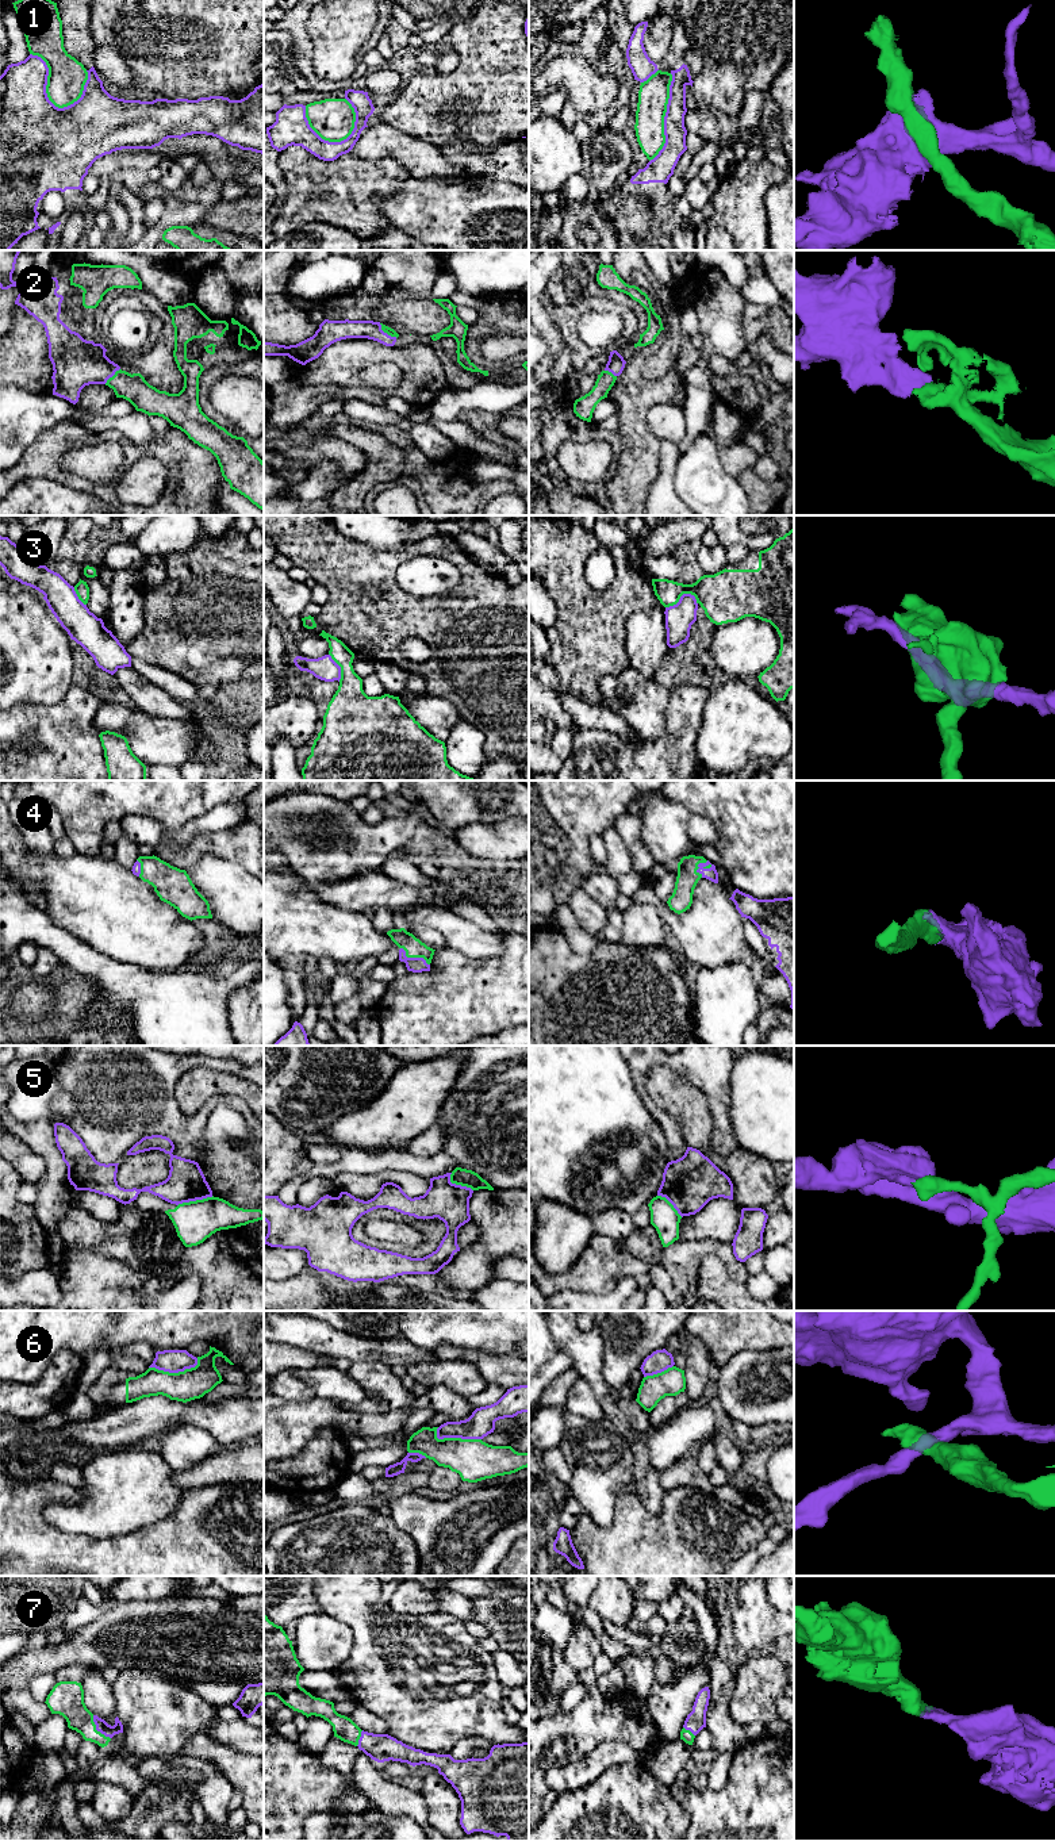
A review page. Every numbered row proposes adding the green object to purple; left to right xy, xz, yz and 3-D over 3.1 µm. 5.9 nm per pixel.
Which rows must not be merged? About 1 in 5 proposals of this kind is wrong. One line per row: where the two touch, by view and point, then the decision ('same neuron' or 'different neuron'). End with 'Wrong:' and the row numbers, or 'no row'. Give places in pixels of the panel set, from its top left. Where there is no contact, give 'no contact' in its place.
1: meets purple in xy at (45, 89); different neuron
2: meets purple in xz at (386, 333); same neuron
3: meets purple in yz at (681, 597); different neuron
4: meets purple in yz at (698, 866); same neuron
5: meets purple in xy at (195, 1200); different neuron
6: meets purple in xy at (175, 1372); different neuron
7: meets purple in xy at (96, 1729); same neuron
Wrong: 1, 3, 5, 6

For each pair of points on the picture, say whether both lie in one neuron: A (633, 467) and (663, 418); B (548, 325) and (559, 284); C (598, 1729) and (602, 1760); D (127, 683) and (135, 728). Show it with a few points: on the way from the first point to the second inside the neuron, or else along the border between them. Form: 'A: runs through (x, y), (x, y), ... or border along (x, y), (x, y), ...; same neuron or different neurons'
A: border along (666, 403), (648, 411), (648, 426), (659, 440); different neurons
B: border along (553, 273), (544, 294), (547, 305); different neurons
C: border along (632, 1748), (620, 1742), (599, 1742), (574, 1761); different neurons
D: border along (135, 708), (165, 720); different neurons

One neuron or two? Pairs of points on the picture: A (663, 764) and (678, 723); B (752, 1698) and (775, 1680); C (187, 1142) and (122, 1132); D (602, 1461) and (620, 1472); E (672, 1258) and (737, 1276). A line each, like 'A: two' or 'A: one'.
A: one
B: one
C: one
D: one
E: one

